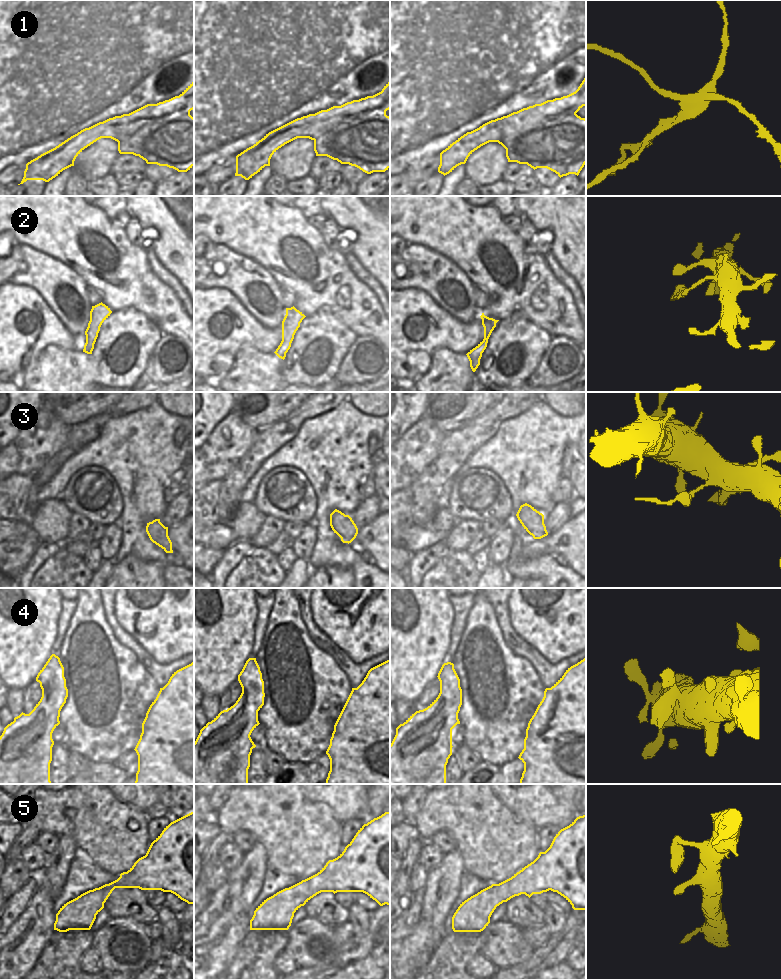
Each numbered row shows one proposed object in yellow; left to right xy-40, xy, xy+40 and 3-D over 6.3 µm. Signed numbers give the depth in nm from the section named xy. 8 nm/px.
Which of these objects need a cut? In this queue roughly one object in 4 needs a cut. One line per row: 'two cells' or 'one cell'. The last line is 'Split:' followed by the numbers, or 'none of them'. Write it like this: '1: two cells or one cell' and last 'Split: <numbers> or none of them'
1: two cells
2: two cells
3: two cells
4: one cell
5: one cell
Split: 1, 2, 3

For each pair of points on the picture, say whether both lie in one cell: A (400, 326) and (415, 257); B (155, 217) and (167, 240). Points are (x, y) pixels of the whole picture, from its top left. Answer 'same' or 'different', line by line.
A: different
B: same

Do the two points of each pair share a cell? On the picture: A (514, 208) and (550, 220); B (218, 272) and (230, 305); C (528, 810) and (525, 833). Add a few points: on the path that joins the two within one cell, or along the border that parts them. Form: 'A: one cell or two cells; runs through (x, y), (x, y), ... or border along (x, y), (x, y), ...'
A: two cells; border along (519, 206), (526, 219)
B: two cells; border along (204, 287), (224, 287), (241, 304)
C: two cells; border along (508, 807), (517, 817), (537, 828)

